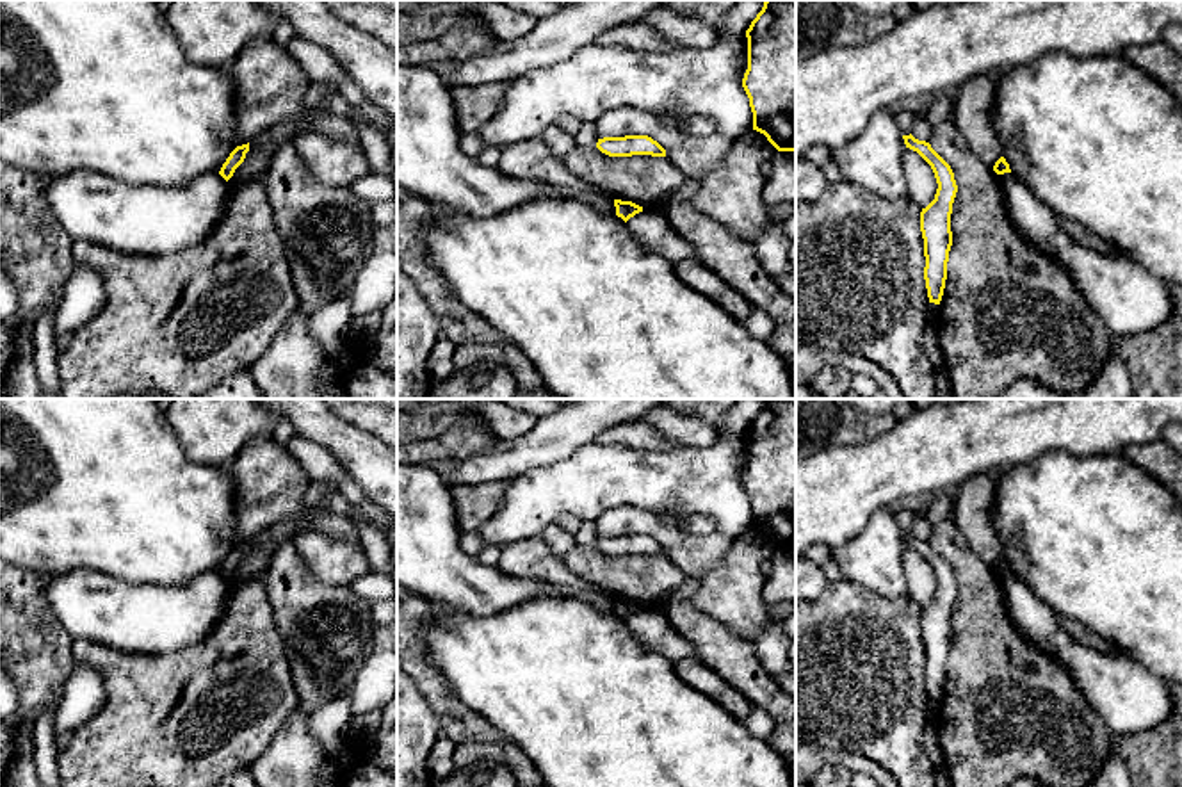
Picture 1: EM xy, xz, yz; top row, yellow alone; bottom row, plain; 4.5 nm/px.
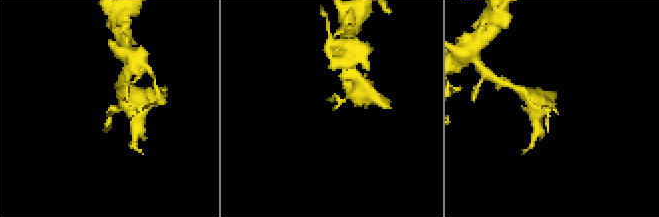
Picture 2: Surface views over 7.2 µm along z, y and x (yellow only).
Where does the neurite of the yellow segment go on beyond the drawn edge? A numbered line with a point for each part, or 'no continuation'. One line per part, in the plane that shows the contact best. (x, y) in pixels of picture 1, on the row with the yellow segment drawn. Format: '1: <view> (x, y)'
no continuation

